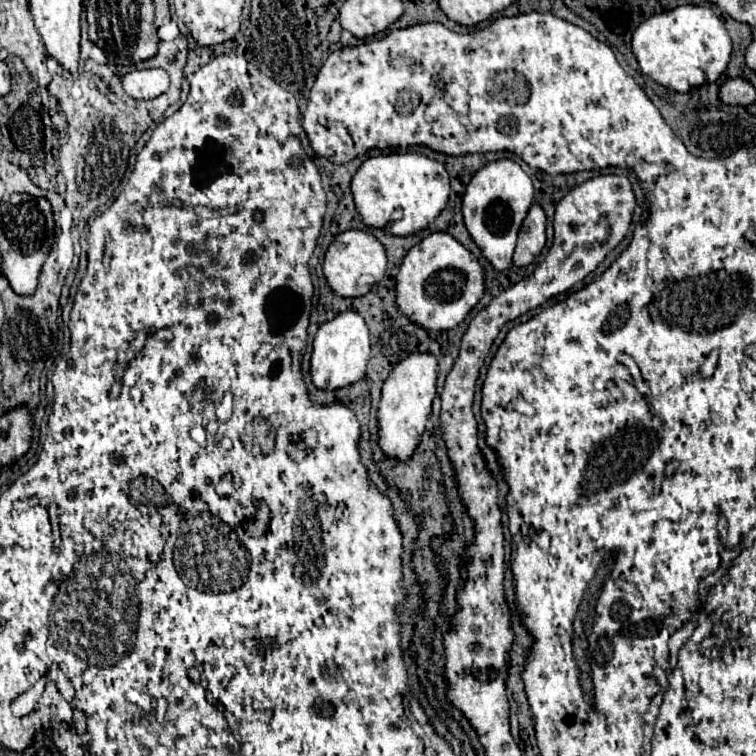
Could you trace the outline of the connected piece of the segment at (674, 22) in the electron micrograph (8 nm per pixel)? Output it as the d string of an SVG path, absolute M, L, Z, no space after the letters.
M681 5L659 15L651 15L633 33L631 47L645 75L679 93L687 93L691 87L705 83L715 83L727 69L733 49L723 21L705 5Z

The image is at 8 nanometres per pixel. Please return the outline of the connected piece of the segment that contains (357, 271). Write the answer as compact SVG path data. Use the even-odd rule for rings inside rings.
M351 229L337 235L325 253L323 273L333 293L339 297L361 297L369 293L385 277L385 271L387 271L385 247L375 235L365 233L365 231Z

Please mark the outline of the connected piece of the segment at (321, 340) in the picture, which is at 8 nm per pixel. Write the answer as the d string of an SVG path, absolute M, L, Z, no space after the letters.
M357 311L339 313L335 319L323 323L313 341L311 379L319 389L347 387L365 377L371 355L371 333L365 319Z

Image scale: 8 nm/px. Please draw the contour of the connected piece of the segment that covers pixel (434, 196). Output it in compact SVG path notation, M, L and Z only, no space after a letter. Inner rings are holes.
M389 153L363 161L353 175L351 191L365 225L377 229L389 227L385 231L405 237L425 229L435 221L449 201L451 183L443 163L435 159L429 159L421 153ZM395 211L401 213L399 219L393 219Z

